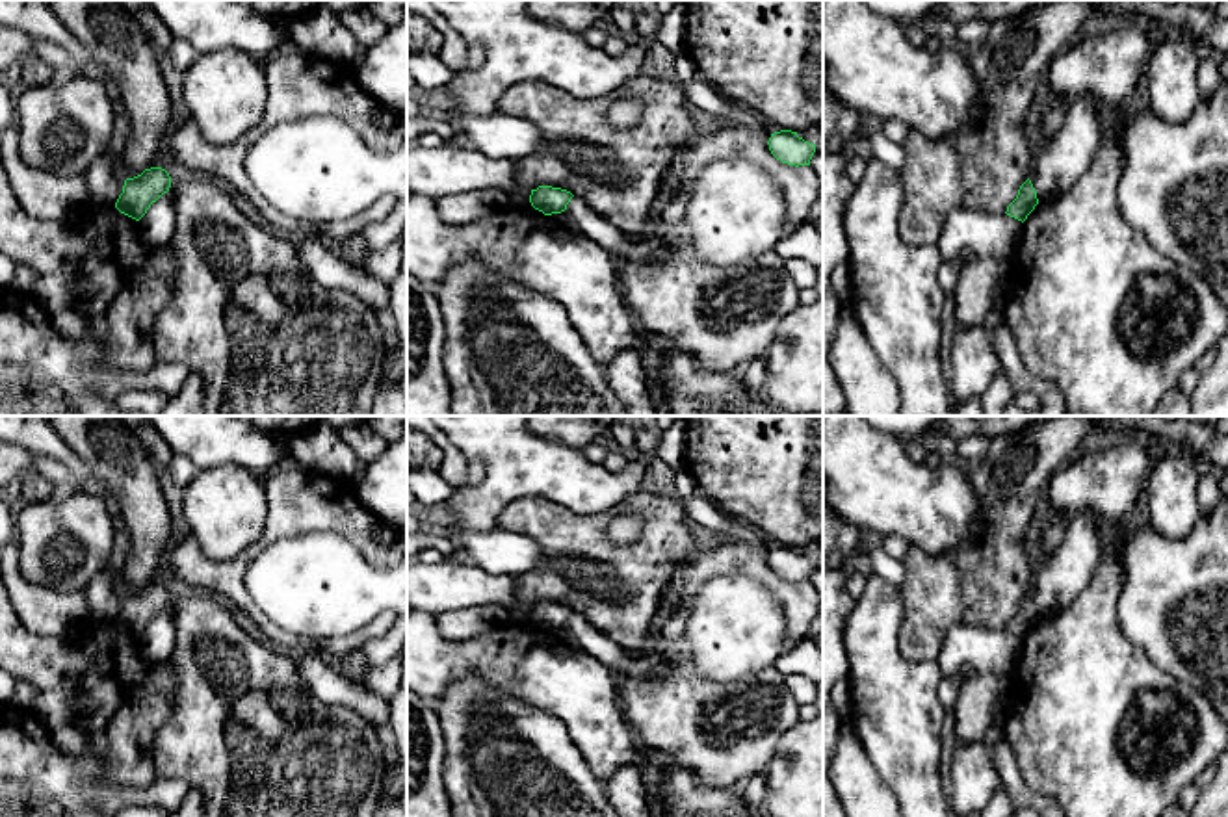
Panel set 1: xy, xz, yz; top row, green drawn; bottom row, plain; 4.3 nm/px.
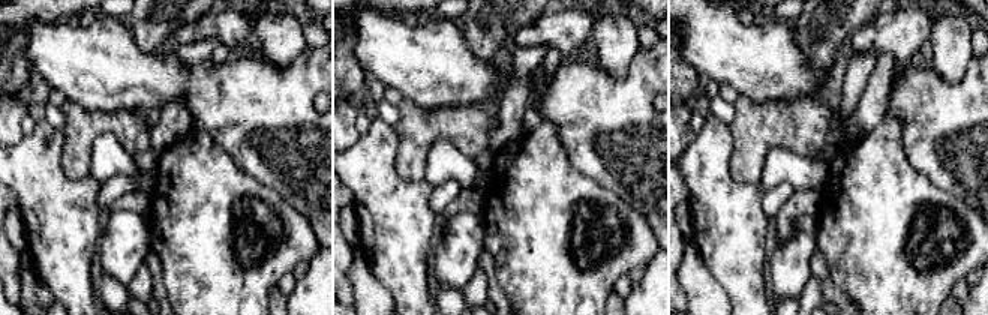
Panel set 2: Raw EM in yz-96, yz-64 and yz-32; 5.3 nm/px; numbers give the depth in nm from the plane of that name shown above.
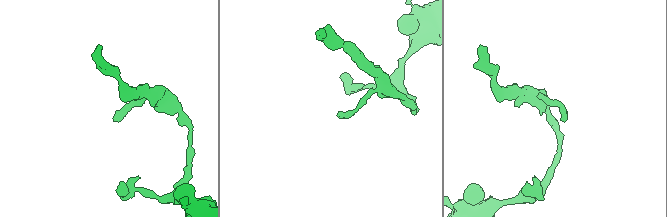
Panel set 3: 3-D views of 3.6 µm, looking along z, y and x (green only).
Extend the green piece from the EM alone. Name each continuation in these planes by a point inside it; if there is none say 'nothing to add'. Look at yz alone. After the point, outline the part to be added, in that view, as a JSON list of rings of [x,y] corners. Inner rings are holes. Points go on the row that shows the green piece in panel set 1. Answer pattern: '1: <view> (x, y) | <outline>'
nothing to add

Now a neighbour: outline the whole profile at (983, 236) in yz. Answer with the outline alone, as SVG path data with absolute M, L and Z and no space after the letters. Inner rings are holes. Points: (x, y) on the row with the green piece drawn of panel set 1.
M972 208L947 214L936 245L942 258L951 262L968 253L968 264L983 258L1011 260L1020 245L1024 223L1001 214L986 215Z

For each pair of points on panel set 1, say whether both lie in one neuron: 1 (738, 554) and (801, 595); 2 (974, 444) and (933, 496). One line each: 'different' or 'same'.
1: same
2: different

